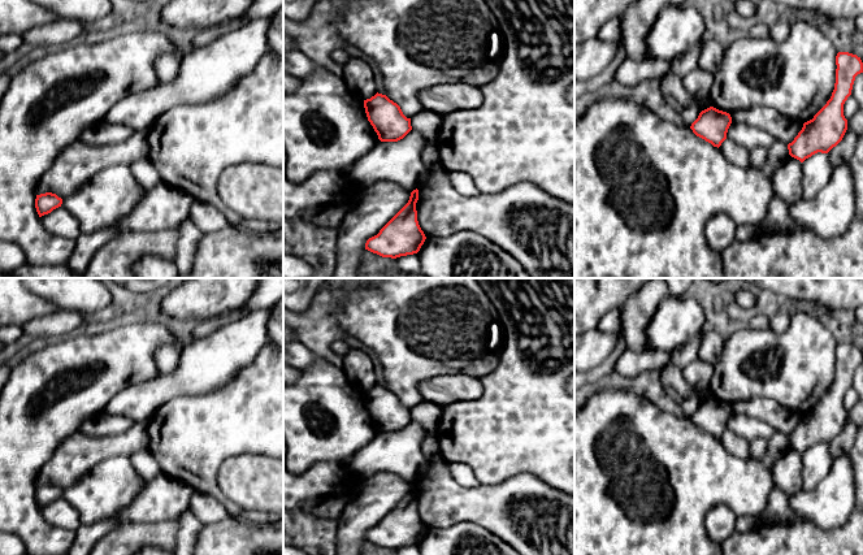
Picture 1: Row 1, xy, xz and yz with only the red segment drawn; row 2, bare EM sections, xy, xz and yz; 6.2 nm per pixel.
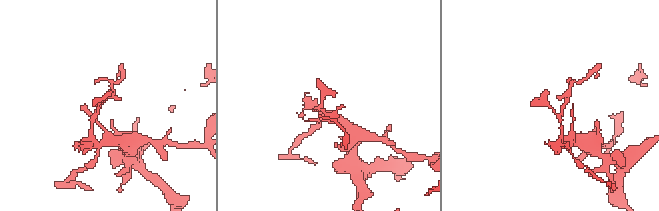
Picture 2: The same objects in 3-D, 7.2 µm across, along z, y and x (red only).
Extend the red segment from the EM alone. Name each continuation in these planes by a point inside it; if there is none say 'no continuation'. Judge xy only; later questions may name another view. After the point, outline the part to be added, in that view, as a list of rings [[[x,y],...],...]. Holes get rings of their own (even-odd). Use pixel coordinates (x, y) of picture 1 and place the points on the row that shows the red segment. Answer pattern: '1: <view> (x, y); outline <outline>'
no continuation

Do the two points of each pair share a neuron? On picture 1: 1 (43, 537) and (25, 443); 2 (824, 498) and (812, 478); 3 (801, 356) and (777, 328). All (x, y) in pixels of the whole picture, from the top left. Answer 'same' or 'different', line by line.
1: same
2: different
3: different

